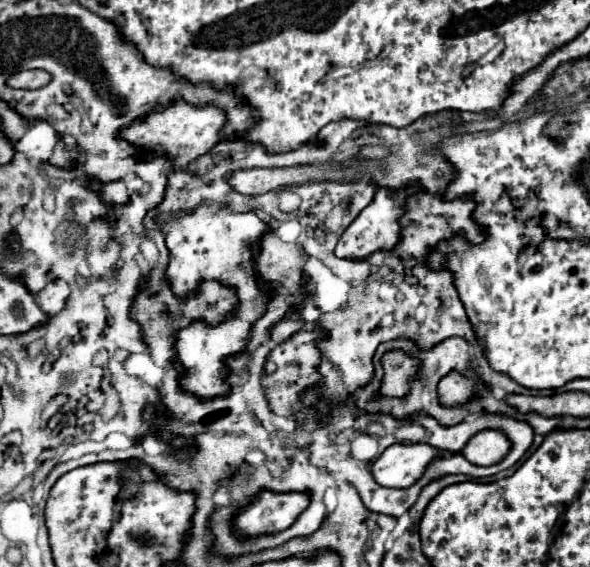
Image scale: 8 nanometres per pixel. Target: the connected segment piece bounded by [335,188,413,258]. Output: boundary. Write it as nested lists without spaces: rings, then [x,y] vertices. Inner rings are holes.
[[[379,188],[373,202],[349,224],[349,228],[343,232],[343,236],[339,238],[339,244],[335,248],[337,256],[341,258],[367,258],[371,252],[383,248],[389,250],[395,246],[395,242],[399,240],[399,214],[403,214],[403,202],[405,196],[411,194],[413,188],[405,190],[405,192],[395,192],[395,190],[385,190]]]

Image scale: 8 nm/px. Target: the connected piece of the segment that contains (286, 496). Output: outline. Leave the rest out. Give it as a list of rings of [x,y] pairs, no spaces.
[[[259,490],[247,504],[239,504],[237,512],[231,520],[231,532],[239,540],[249,540],[257,536],[271,536],[287,530],[303,510],[307,510],[311,496],[307,492],[275,492],[275,490]]]

